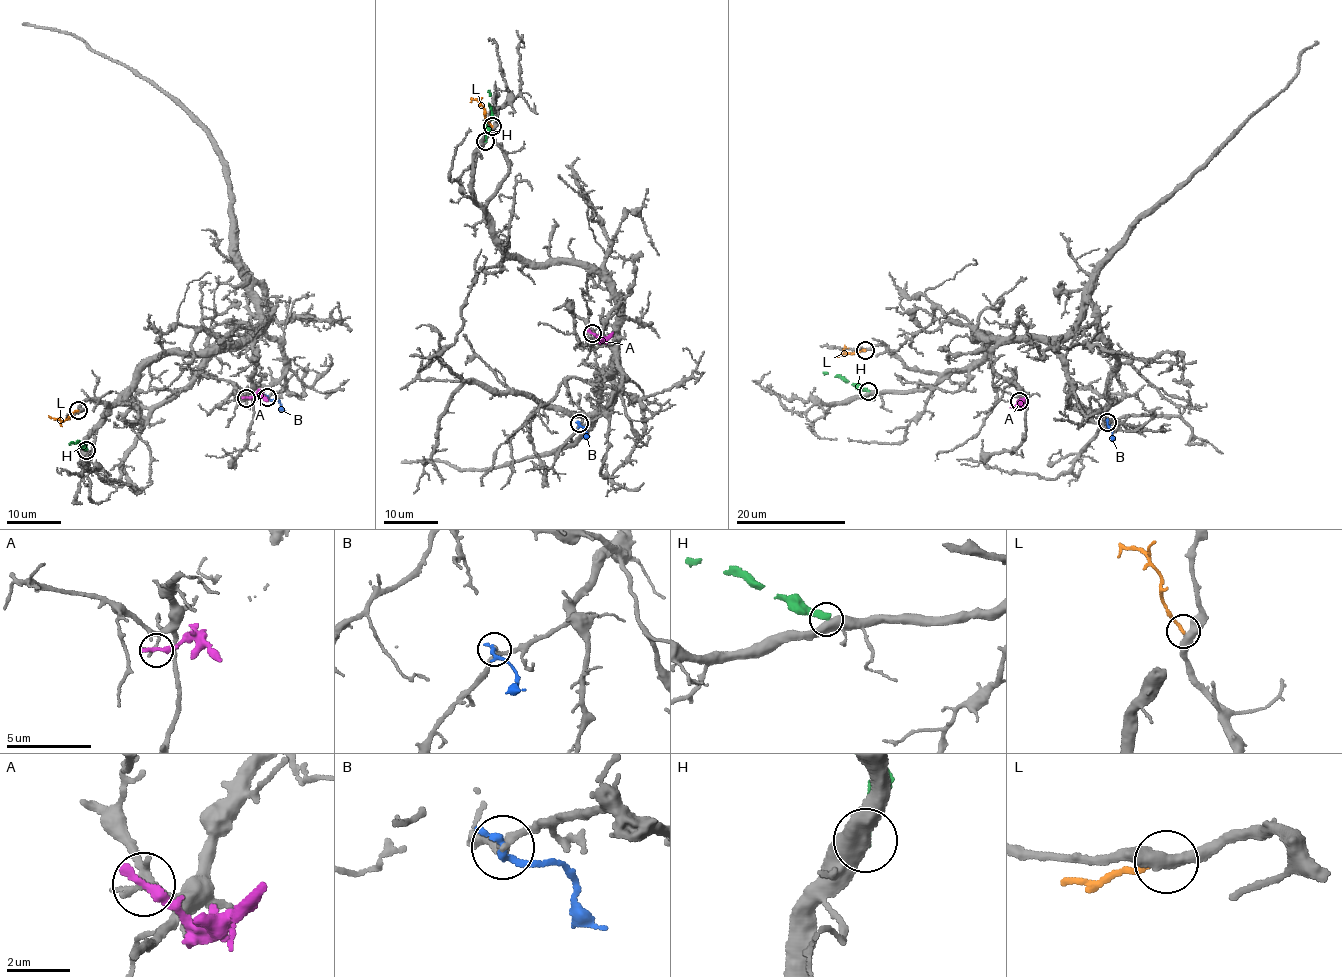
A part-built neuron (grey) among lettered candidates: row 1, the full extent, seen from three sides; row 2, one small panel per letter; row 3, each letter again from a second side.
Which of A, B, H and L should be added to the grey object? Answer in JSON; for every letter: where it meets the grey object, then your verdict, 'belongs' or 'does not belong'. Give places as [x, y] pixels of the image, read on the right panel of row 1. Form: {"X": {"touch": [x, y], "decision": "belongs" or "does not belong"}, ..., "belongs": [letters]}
{"A": {"touch": [1019, 401], "decision": "does not belong"}, "B": {"touch": [1107, 422], "decision": "does not belong"}, "H": {"touch": [868, 391], "decision": "does not belong"}, "L": {"touch": [865, 350], "decision": "belongs"}, "belongs": ["L"]}

